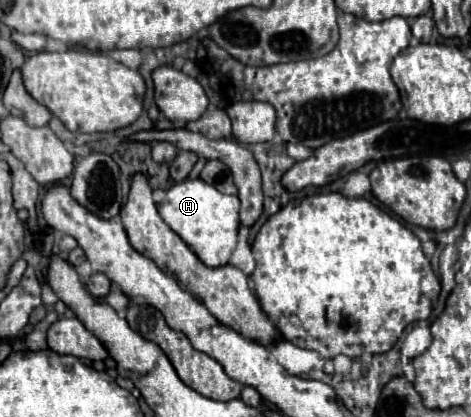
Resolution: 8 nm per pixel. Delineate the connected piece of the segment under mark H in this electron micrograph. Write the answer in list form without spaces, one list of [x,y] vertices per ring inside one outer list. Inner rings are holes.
[[[188,177],[166,191],[166,197],[160,203],[158,211],[160,217],[170,225],[170,229],[190,245],[190,249],[198,255],[198,259],[204,265],[220,267],[228,263],[238,241],[238,209],[240,199],[236,195],[220,193],[216,187],[204,183],[202,179]]]

